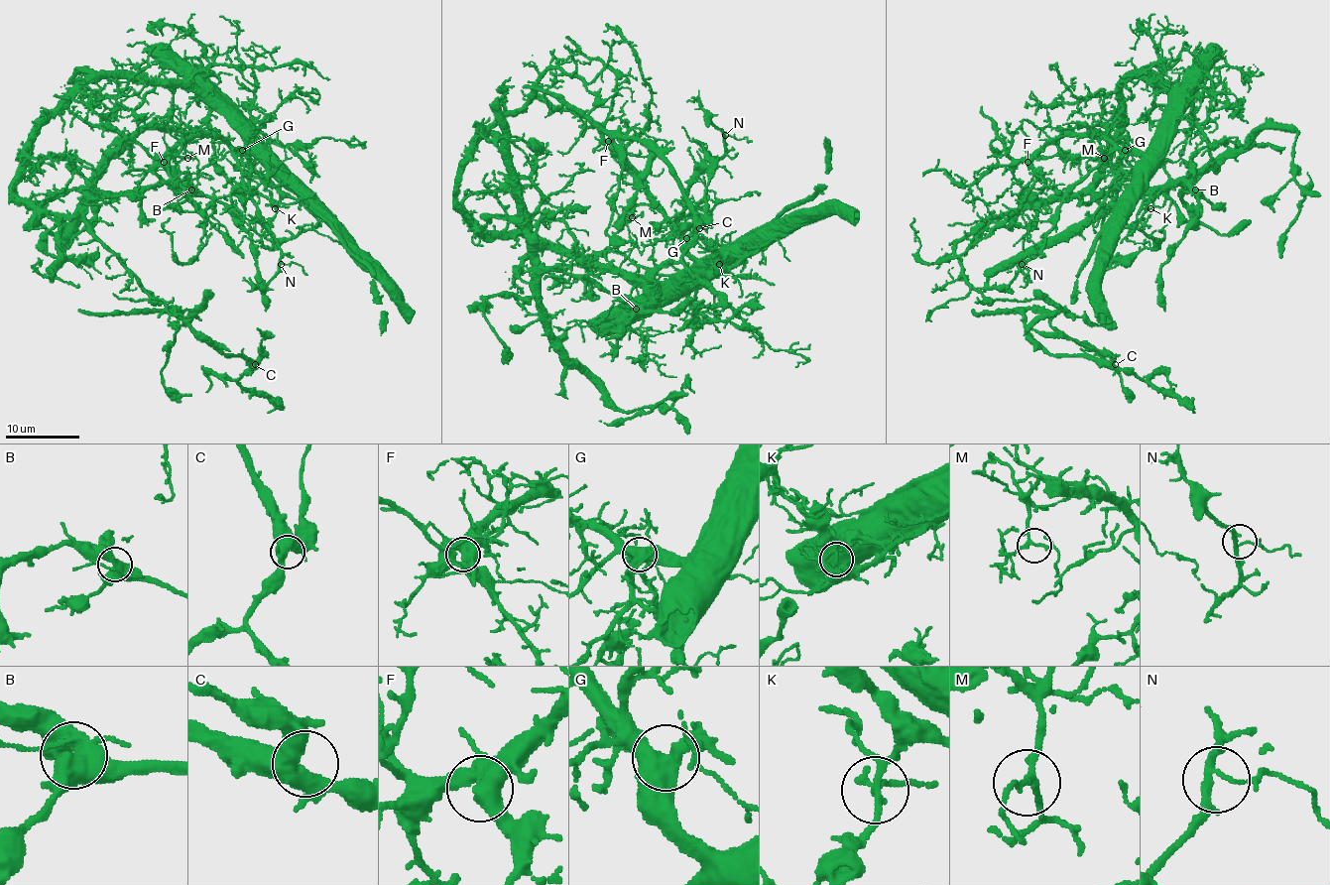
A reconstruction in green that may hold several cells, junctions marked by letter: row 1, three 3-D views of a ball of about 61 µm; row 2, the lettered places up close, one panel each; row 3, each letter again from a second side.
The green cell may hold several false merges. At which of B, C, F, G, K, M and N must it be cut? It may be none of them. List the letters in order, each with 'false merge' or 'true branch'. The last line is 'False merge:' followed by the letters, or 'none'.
B: true branch
C: true branch
F: true branch
G: true branch
K: true branch
M: true branch
N: true branch
False merge: none

